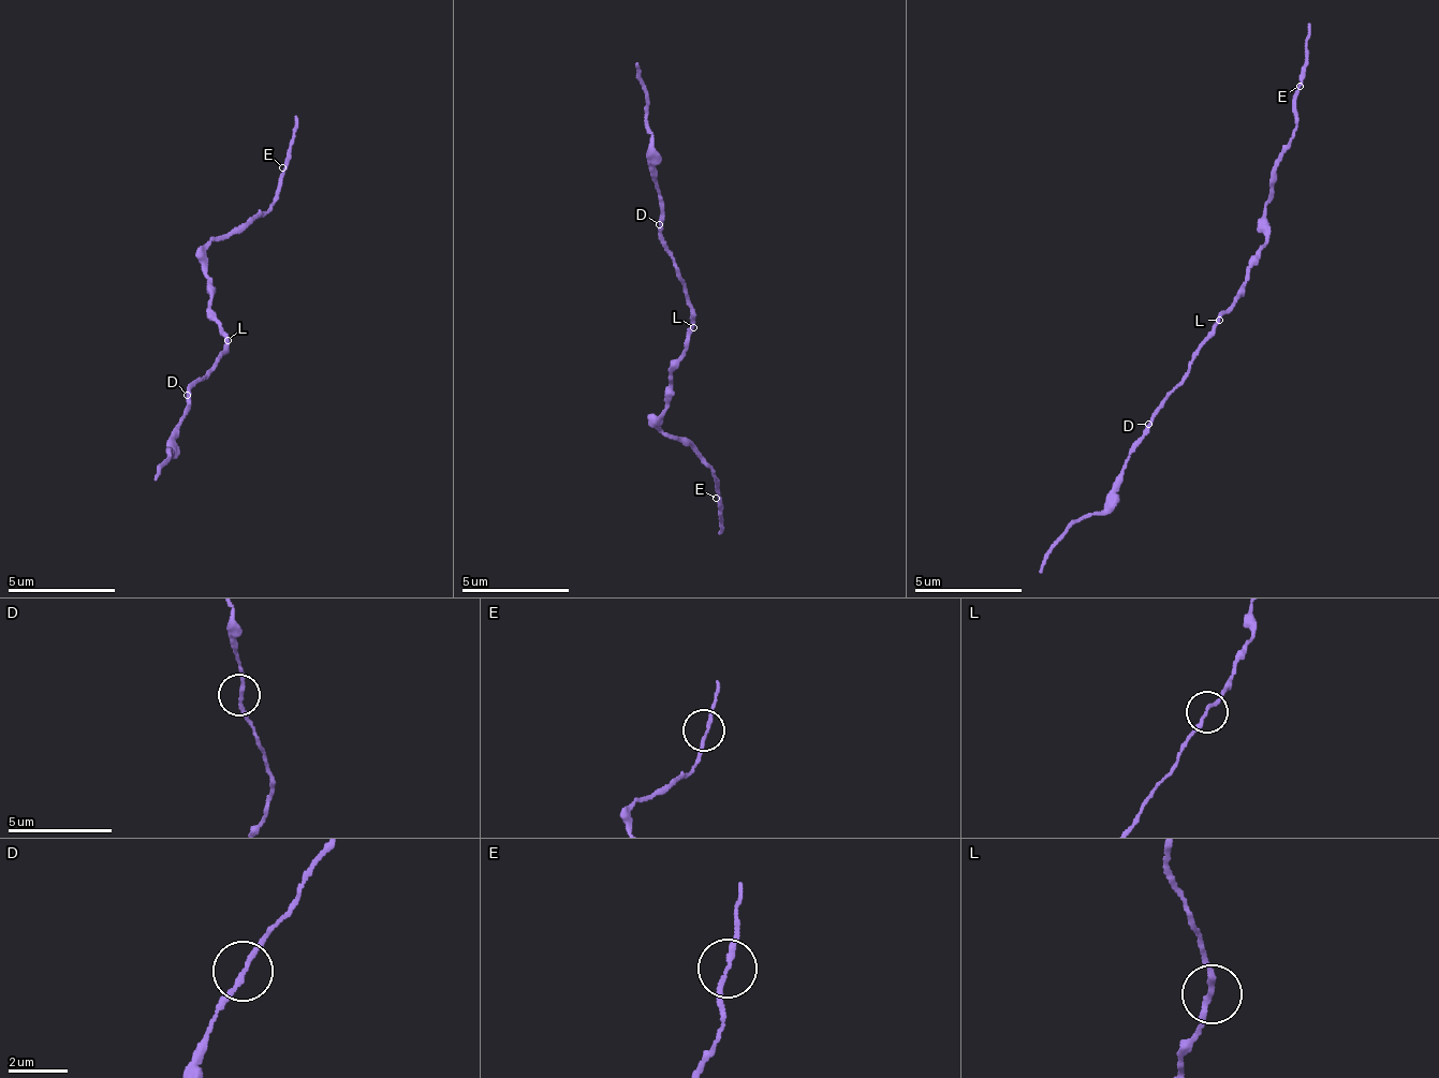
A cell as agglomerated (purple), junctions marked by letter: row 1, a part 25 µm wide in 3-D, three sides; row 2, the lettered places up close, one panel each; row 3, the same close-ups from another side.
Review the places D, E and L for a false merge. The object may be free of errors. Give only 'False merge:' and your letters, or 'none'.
False merge: none

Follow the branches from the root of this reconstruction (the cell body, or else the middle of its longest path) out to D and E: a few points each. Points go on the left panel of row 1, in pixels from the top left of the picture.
D: (219, 336), (225, 339), (228, 353), (219, 357), (210, 375), (193, 383), (185, 396)
E: (219, 336), (217, 312), (210, 309), (206, 272), (207, 247), (222, 240), (278, 198), (282, 167)

